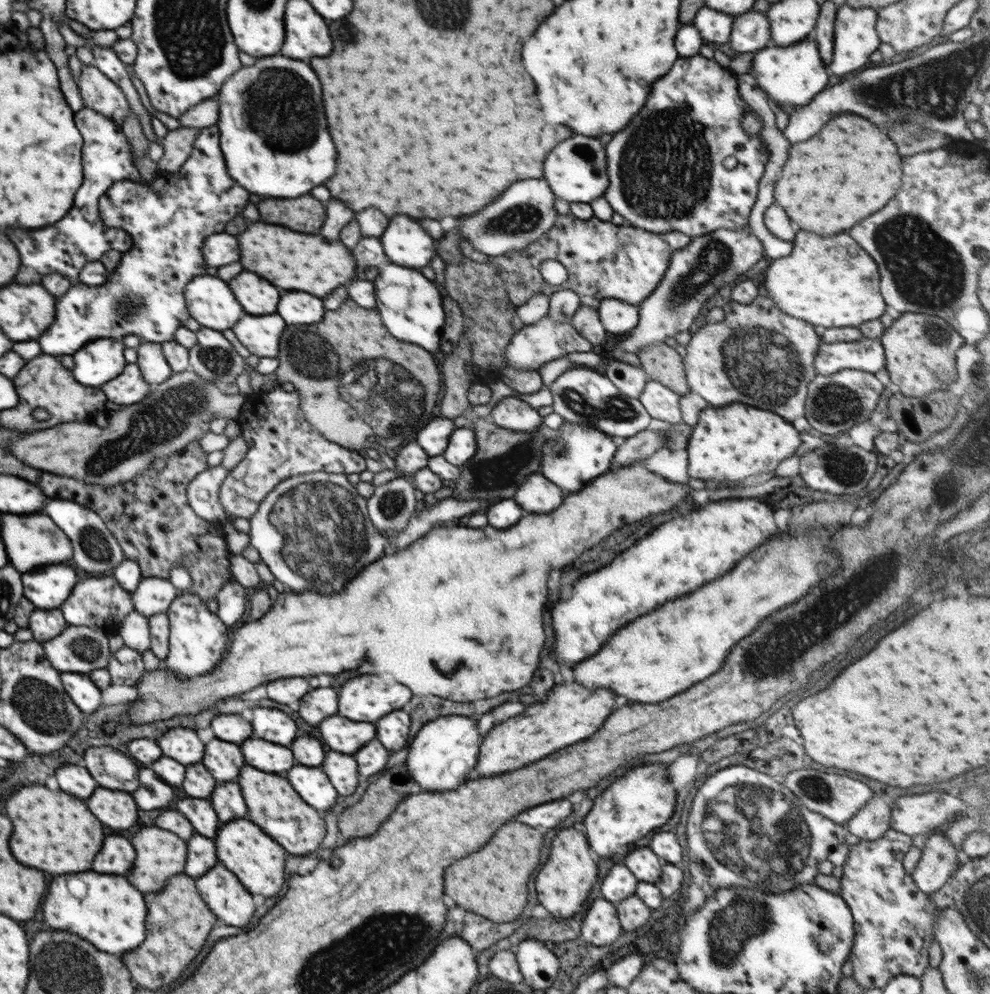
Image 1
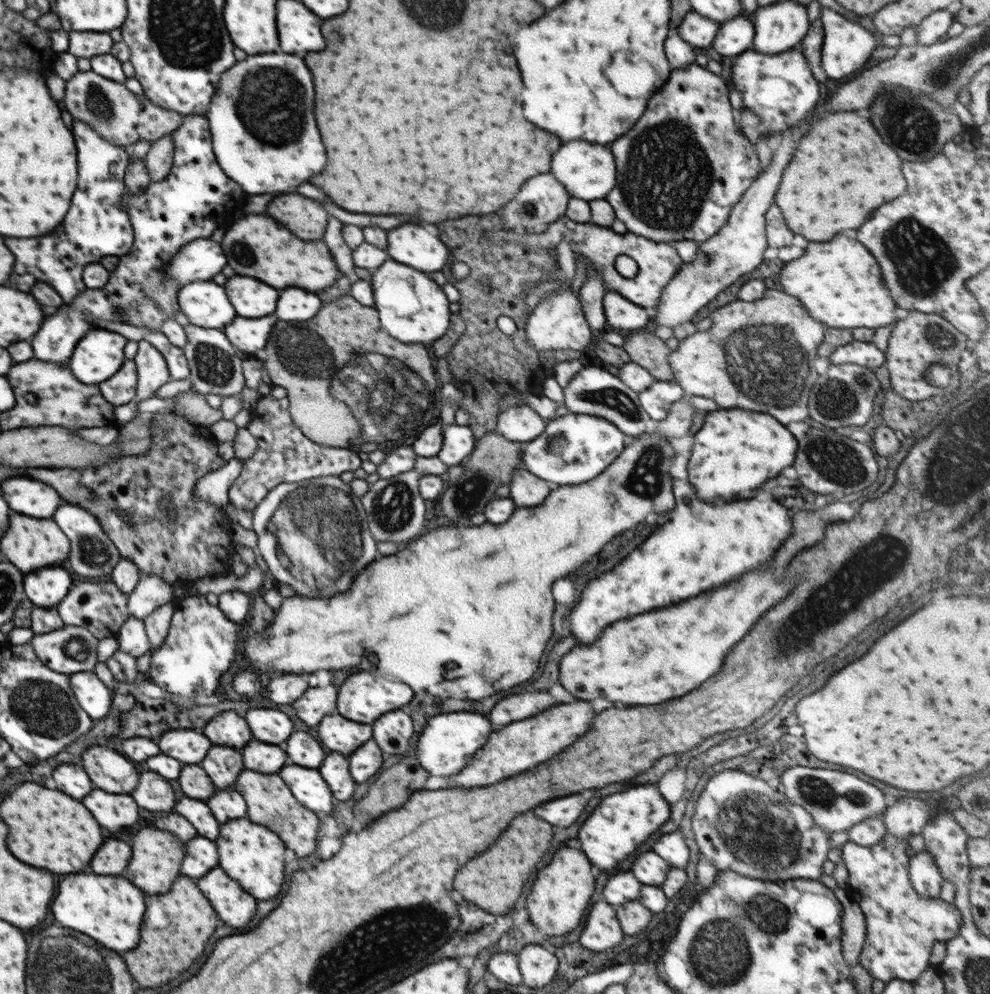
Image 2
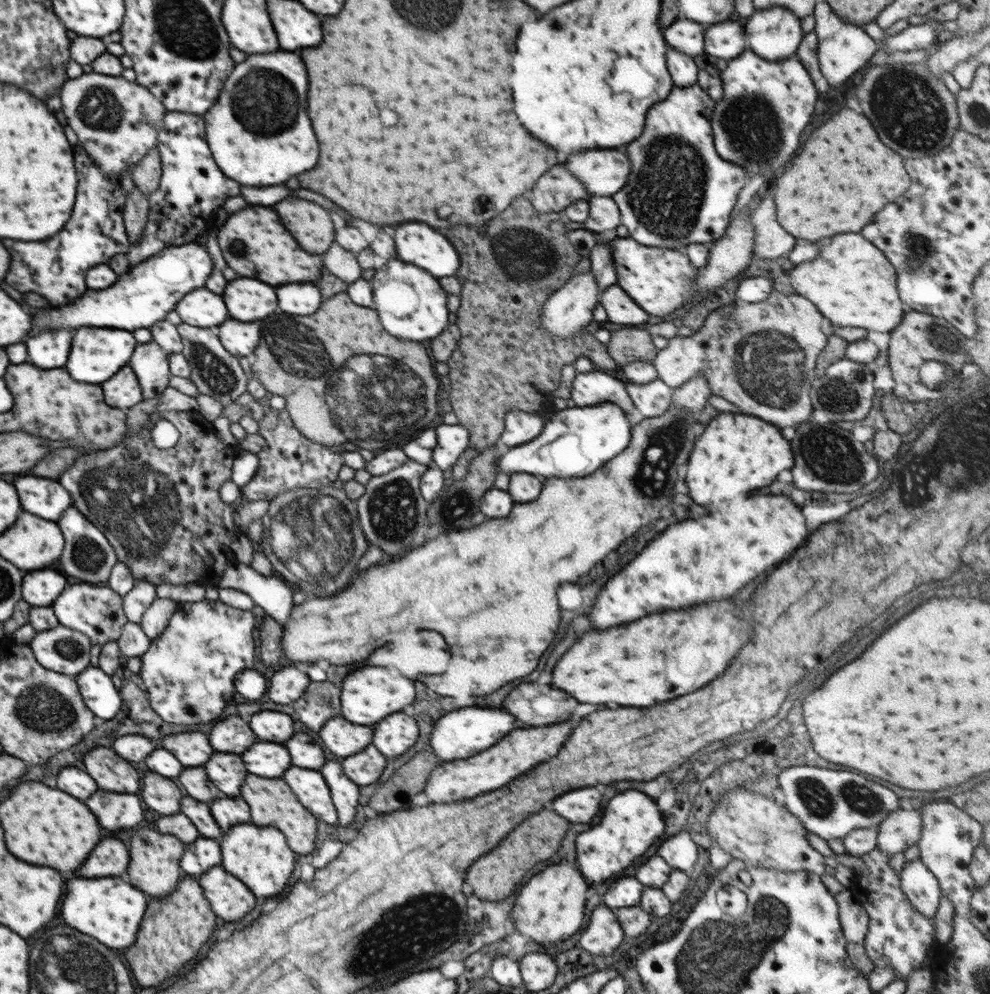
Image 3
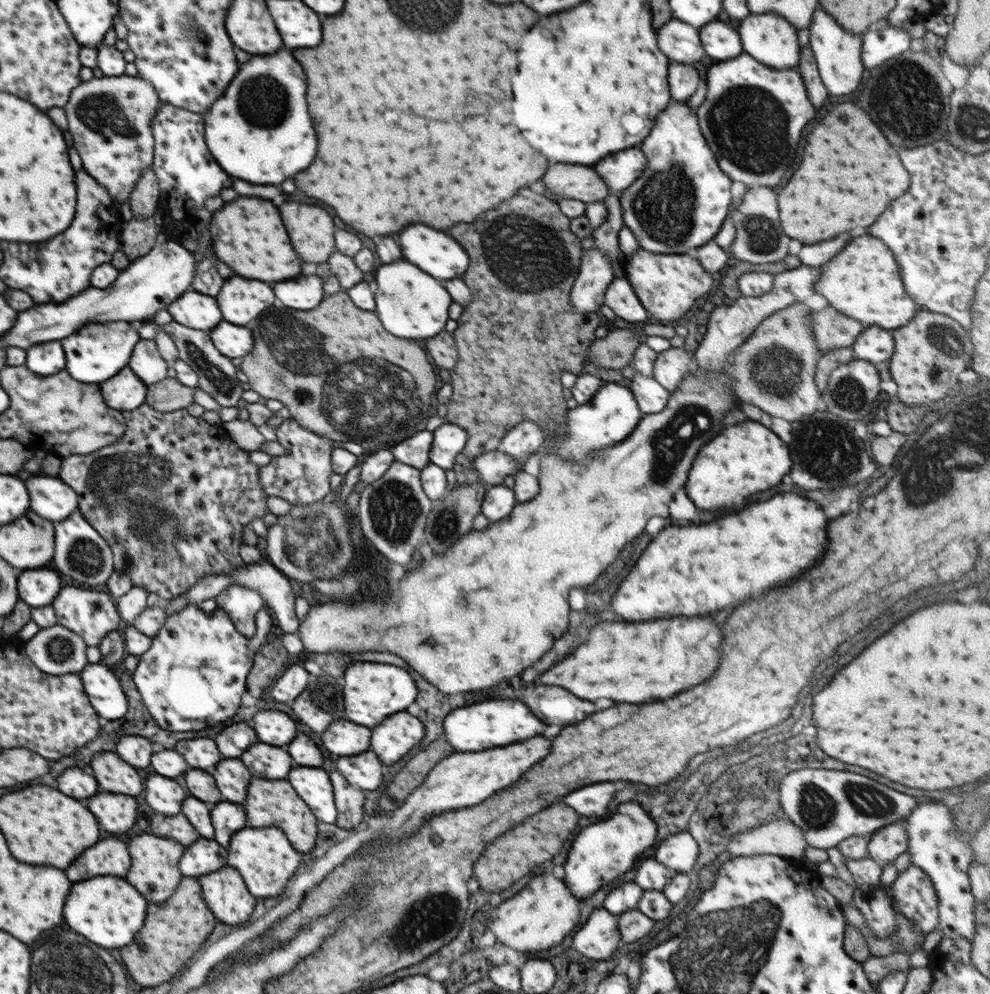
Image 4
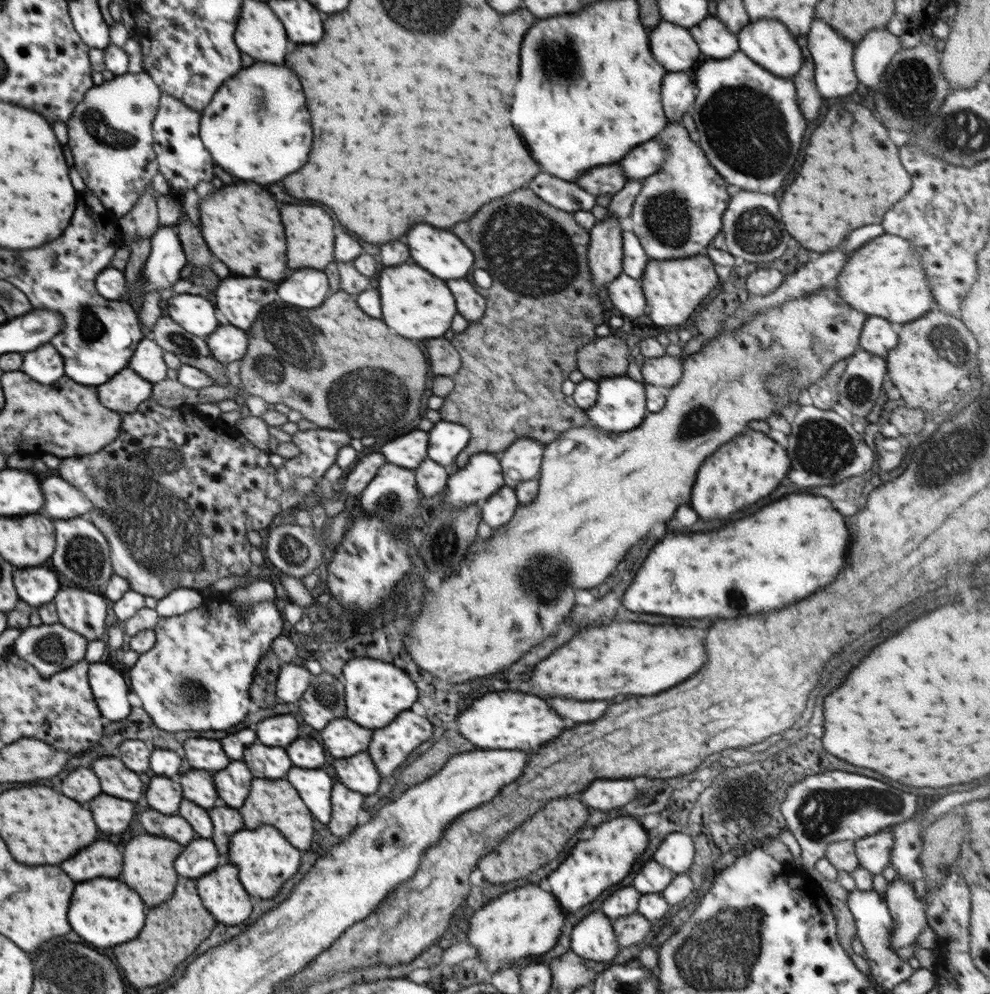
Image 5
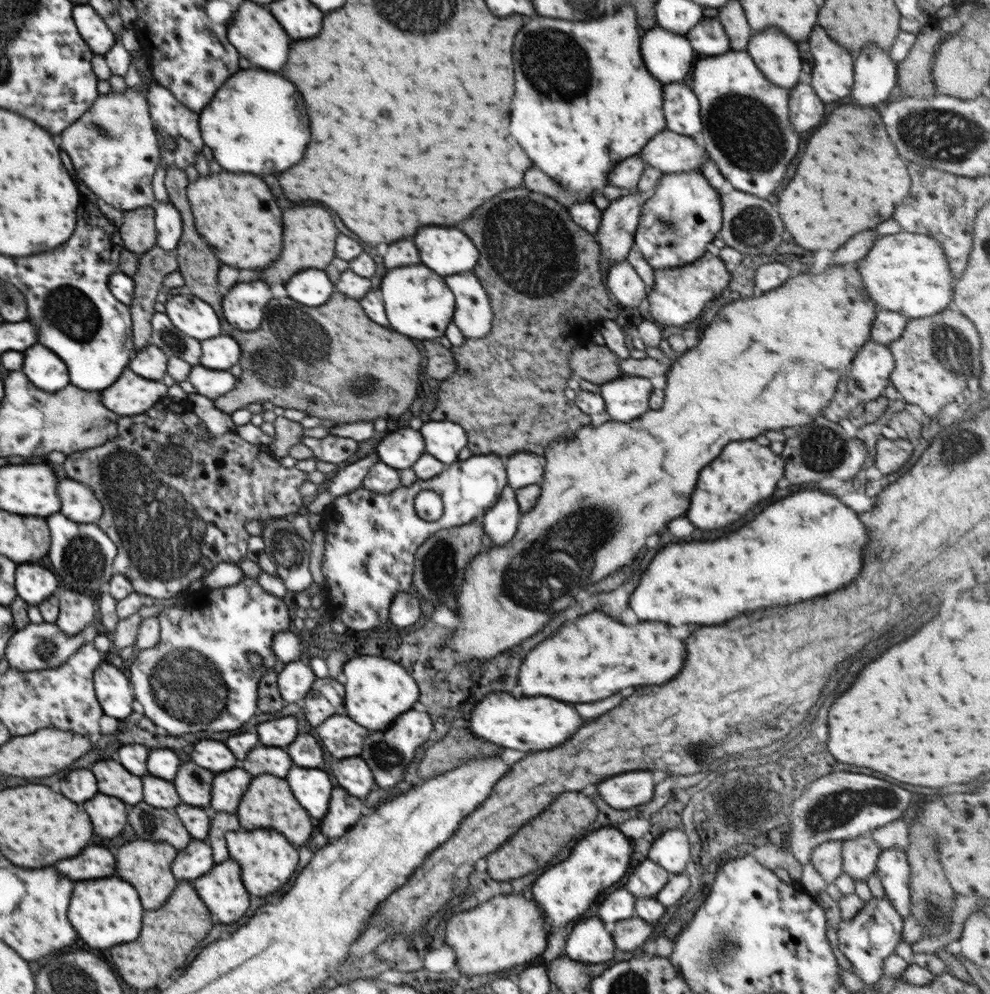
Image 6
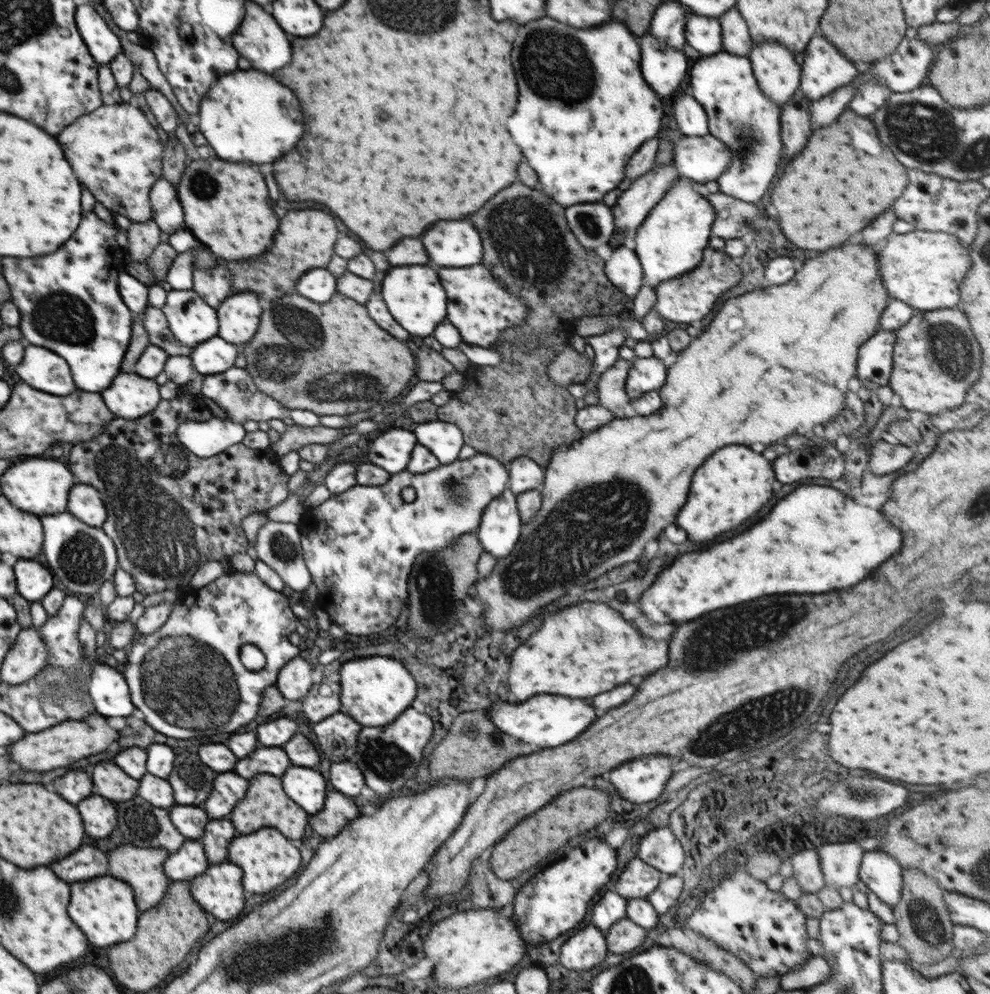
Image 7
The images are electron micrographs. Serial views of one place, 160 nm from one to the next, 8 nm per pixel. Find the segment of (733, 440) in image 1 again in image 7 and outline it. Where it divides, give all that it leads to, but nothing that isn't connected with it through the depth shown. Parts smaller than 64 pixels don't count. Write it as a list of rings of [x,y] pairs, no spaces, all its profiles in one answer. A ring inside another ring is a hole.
[[[726,446],[714,452],[694,474],[688,502],[680,510],[676,524],[690,534],[690,540],[710,540],[748,520],[772,498],[772,462],[746,446]]]

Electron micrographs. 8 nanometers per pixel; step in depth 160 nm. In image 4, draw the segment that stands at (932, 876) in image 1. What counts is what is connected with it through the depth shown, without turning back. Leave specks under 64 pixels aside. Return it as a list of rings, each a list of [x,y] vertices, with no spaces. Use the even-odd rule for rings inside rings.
[[[911,865],[891,885],[897,913],[912,921],[925,936],[939,925],[939,900],[934,883],[924,869]]]

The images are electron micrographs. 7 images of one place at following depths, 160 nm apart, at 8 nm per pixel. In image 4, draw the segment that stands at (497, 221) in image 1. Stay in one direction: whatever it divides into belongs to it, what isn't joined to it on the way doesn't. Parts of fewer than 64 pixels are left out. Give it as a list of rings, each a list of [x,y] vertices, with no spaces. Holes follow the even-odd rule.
[[[554,164],[542,184],[555,198],[574,198],[585,203],[604,200],[611,194],[603,178],[592,168],[576,164]]]

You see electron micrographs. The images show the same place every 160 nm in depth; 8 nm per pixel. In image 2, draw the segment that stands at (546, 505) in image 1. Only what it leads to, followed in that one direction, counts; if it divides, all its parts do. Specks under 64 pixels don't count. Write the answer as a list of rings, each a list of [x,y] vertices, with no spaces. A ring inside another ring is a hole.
[[[518,468],[511,480],[510,498],[516,506],[538,506],[550,494],[548,481],[538,478],[524,468]]]

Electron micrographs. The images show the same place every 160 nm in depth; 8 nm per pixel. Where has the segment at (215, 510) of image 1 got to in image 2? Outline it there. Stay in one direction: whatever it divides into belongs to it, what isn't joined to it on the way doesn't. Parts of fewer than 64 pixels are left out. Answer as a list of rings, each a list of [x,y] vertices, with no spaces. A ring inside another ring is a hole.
[[[232,458],[224,463],[222,468],[201,476],[195,484],[195,494],[197,498],[215,504],[220,509],[225,510],[231,502],[229,498],[229,488],[242,472],[244,460]]]

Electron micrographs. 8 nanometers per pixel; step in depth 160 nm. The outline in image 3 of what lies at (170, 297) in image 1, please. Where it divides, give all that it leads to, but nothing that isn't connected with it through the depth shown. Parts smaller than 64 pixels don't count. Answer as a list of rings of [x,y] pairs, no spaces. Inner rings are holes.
[[[167,111],[155,147],[158,148],[163,171],[159,188],[147,197],[149,211],[140,240],[138,244],[131,245],[126,254],[130,268],[169,246],[196,242],[208,228],[210,215],[230,196],[240,195],[240,184],[226,178],[214,161],[206,142],[203,115]],[[72,330],[40,332],[28,338],[28,362],[38,368],[62,368],[68,360],[68,346],[74,338]]]

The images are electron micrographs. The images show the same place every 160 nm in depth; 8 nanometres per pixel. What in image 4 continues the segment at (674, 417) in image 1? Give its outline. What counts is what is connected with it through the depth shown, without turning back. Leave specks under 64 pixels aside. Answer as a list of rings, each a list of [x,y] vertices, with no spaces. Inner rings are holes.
[[[636,372],[630,389],[644,415],[656,414],[664,410],[668,403],[670,393],[653,376]]]

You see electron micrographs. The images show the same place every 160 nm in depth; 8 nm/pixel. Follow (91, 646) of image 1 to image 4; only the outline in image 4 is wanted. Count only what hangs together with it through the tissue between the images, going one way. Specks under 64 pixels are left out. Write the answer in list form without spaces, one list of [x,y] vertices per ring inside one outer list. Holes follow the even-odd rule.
[[[60,624],[41,629],[22,646],[36,668],[51,676],[79,674],[89,664],[85,640]]]

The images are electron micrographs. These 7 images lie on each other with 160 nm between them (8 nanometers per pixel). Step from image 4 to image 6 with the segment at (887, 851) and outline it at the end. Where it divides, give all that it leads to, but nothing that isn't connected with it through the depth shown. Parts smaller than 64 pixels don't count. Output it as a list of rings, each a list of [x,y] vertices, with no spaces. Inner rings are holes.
[[[870,835],[843,841],[843,873],[855,881],[867,879],[875,872],[881,851]]]

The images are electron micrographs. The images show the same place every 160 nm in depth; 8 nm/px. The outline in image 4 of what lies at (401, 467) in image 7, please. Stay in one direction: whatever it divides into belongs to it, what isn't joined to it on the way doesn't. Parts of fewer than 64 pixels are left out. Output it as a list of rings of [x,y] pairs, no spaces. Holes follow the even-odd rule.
[[[427,429],[418,431],[391,449],[396,461],[422,470],[430,460],[430,449],[433,443],[433,432]]]

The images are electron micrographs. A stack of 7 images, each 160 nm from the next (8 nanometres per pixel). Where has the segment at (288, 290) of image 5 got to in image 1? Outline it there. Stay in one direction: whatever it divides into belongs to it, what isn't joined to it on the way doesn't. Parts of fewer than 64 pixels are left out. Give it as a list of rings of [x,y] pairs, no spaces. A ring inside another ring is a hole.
[[[288,292],[280,298],[276,312],[286,320],[286,324],[314,324],[322,320],[324,304],[308,292]]]

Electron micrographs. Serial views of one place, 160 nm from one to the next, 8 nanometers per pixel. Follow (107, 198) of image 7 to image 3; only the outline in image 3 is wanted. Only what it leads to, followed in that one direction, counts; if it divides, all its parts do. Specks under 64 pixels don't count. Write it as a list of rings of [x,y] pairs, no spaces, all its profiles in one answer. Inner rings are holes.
[[[92,71],[68,79],[60,92],[61,110],[68,124],[78,134],[84,152],[108,178],[121,180],[128,167],[135,167],[155,148],[167,110],[147,88],[122,76],[106,76]]]

